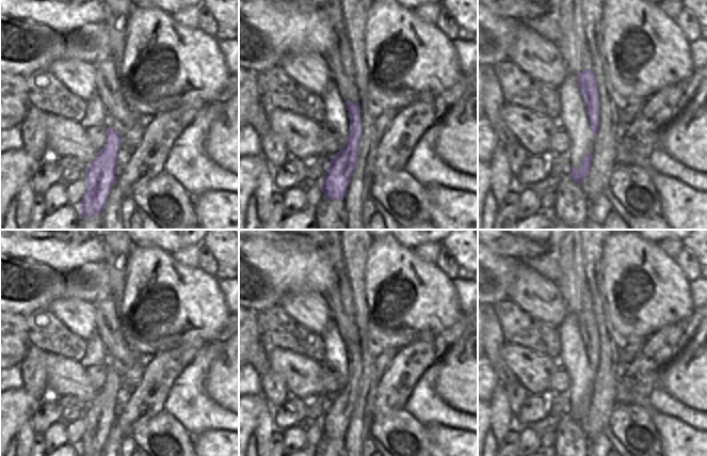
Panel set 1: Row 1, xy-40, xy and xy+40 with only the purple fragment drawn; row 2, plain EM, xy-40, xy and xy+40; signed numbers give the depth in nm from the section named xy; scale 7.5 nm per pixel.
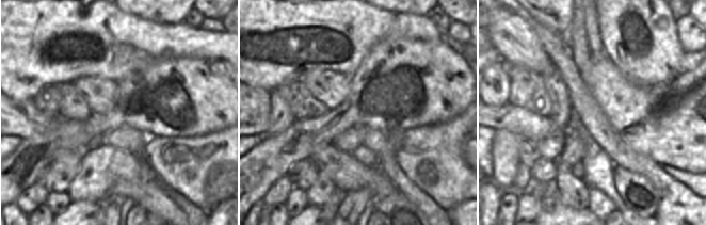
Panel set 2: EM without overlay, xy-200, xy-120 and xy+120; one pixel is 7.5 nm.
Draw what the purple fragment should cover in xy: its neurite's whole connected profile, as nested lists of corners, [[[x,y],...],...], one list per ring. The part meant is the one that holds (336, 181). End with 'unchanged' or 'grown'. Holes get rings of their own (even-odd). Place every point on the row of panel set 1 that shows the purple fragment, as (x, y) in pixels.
[[[346,101],[350,115],[350,135],[342,148],[332,158],[323,176],[322,192],[330,200],[343,200],[355,170],[363,133],[363,108],[360,103]]]; grown

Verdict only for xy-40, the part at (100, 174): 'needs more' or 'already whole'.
needs more

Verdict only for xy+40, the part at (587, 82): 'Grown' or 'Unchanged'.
Grown

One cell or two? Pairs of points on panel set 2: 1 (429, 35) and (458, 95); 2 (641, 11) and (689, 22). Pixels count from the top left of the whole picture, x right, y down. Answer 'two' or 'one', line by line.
1: two
2: two

